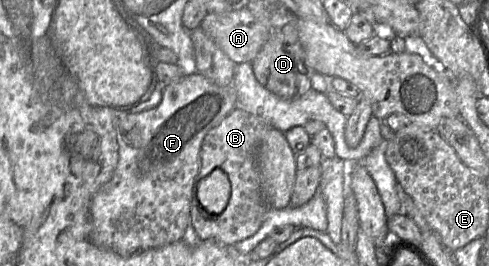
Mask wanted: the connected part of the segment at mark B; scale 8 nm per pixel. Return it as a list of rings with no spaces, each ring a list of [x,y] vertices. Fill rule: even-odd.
[[[236,106],[219,125],[212,128],[205,136],[201,145],[201,164],[196,176],[190,210],[190,225],[200,241],[214,241],[226,246],[233,246],[254,235],[261,227],[270,207],[262,193],[256,155],[260,141],[268,128],[273,127]],[[216,168],[220,168],[227,174],[231,183],[231,196],[225,210],[214,215],[208,213],[199,203],[196,186],[201,179]]]

